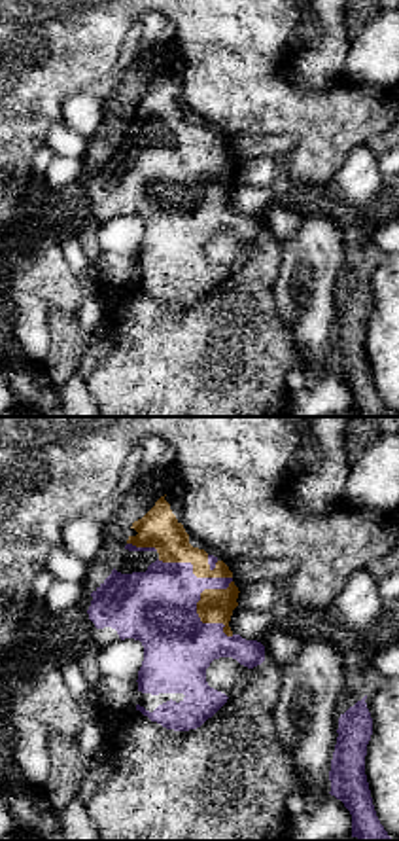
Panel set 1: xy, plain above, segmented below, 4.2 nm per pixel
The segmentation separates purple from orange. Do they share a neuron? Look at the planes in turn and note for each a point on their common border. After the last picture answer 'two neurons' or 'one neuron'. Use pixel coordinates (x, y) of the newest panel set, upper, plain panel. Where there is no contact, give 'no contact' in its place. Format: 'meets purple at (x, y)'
meets purple at (225, 163)

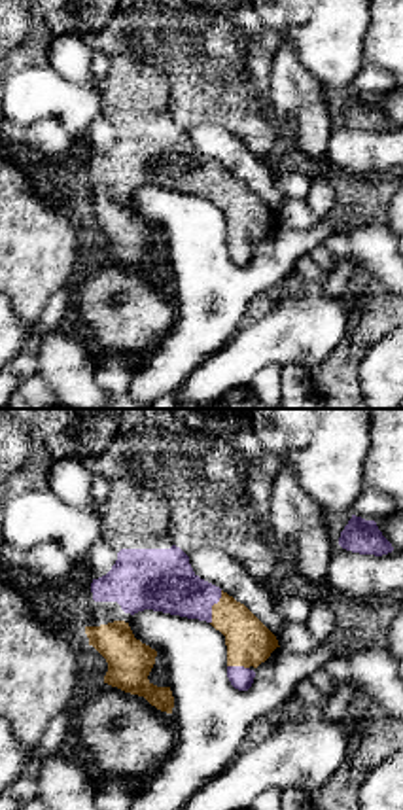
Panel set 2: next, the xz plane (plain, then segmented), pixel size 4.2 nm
meets purple at (210, 184)

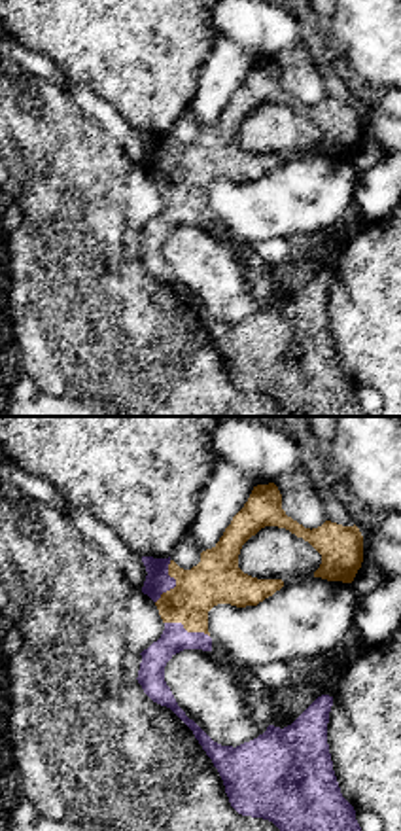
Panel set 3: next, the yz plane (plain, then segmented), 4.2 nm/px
meets purple at (174, 159)

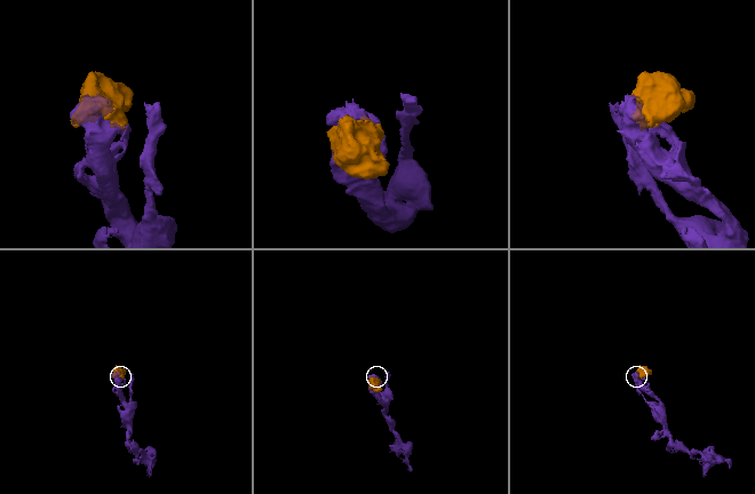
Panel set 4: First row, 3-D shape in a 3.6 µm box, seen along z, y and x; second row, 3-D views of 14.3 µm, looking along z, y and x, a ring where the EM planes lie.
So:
one neuron

